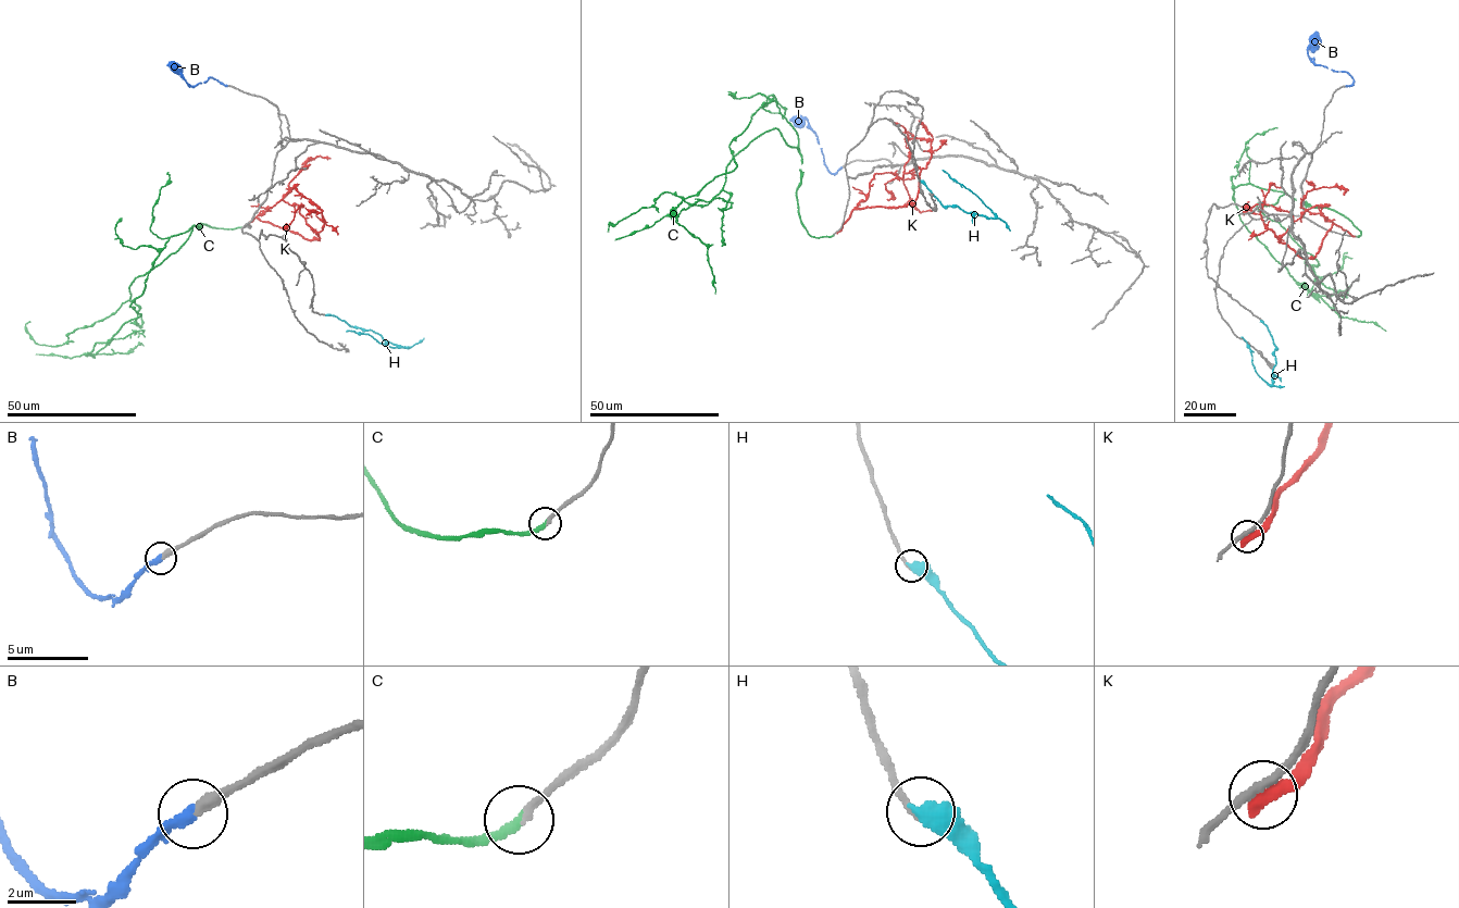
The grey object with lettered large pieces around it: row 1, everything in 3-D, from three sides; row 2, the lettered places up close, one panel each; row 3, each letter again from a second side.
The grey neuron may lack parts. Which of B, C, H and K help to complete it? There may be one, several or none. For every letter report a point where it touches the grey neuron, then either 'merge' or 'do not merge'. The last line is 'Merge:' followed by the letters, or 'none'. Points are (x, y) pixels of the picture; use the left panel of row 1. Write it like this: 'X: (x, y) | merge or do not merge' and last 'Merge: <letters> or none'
B: (228, 86) | merge
C: (241, 227) | merge
H: (325, 315) | merge
K: (246, 226) | do not merge
Merge: B, C, H

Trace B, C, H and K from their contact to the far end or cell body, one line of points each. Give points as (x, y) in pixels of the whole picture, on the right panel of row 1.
B: (1344, 86), (1352, 84), (1350, 75), (1313, 63), (1309, 57), (1309, 46), (1317, 34)
C: (1357, 236), (1347, 218), (1330, 209), (1249, 183), (1233, 187), (1242, 222), (1289, 276), (1339, 316), (1385, 331)
H: (1261, 321), (1276, 347), (1272, 355), (1276, 361), (1271, 385), (1257, 372), (1249, 347), (1242, 337)
K: (1352, 236), (1333, 224), (1314, 257), (1301, 258), (1280, 240), (1293, 221), (1291, 213), (1259, 203), (1244, 214)

